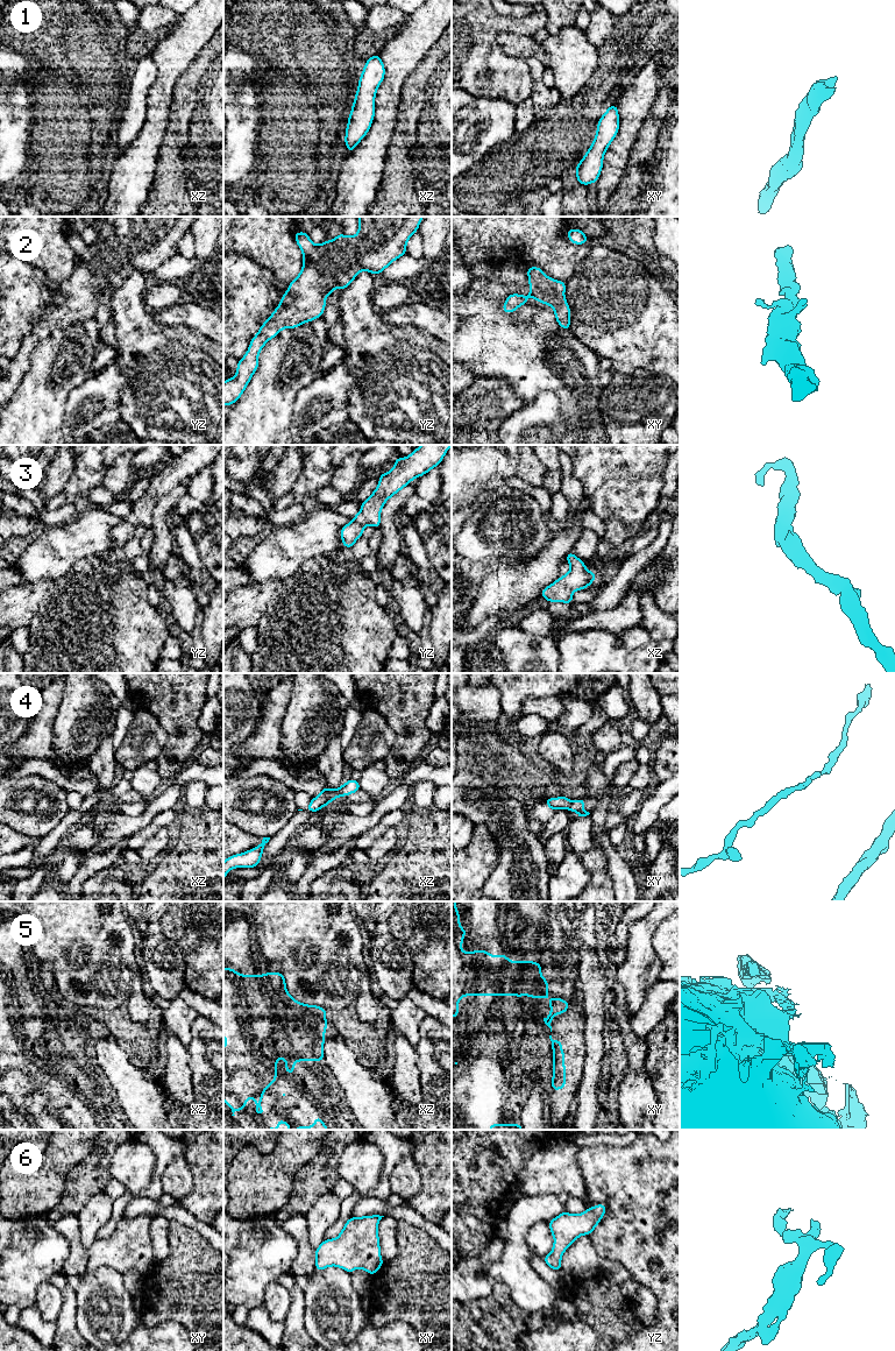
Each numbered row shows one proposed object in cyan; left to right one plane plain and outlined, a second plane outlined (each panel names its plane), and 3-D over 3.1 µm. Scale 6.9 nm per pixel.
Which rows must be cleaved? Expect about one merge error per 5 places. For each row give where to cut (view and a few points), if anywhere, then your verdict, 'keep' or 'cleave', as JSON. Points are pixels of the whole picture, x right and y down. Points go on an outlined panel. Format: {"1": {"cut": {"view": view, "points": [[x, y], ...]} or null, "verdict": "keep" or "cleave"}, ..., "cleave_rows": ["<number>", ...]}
{"1": {"cut": null, "verdict": "keep"}, "2": {"cut": null, "verdict": "keep"}, "3": {"cut": null, "verdict": "keep"}, "4": {"cut": null, "verdict": "keep"}, "5": {"cut": {"view": "xy", "points": [[548, 996], [533, 997]]}, "verdict": "cleave"}, "6": {"cut": null, "verdict": "keep"}, "cleave_rows": ["5"]}

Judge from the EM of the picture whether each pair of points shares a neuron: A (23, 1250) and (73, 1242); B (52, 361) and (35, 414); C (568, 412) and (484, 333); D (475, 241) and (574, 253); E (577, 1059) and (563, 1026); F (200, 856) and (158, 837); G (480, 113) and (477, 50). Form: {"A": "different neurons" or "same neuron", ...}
{"A": "different neurons", "B": "same neuron", "C": "same neuron", "D": "same neuron", "E": "same neuron", "F": "different neurons", "G": "different neurons"}

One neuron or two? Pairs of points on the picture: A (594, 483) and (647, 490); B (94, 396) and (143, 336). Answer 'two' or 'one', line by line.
A: one
B: two

